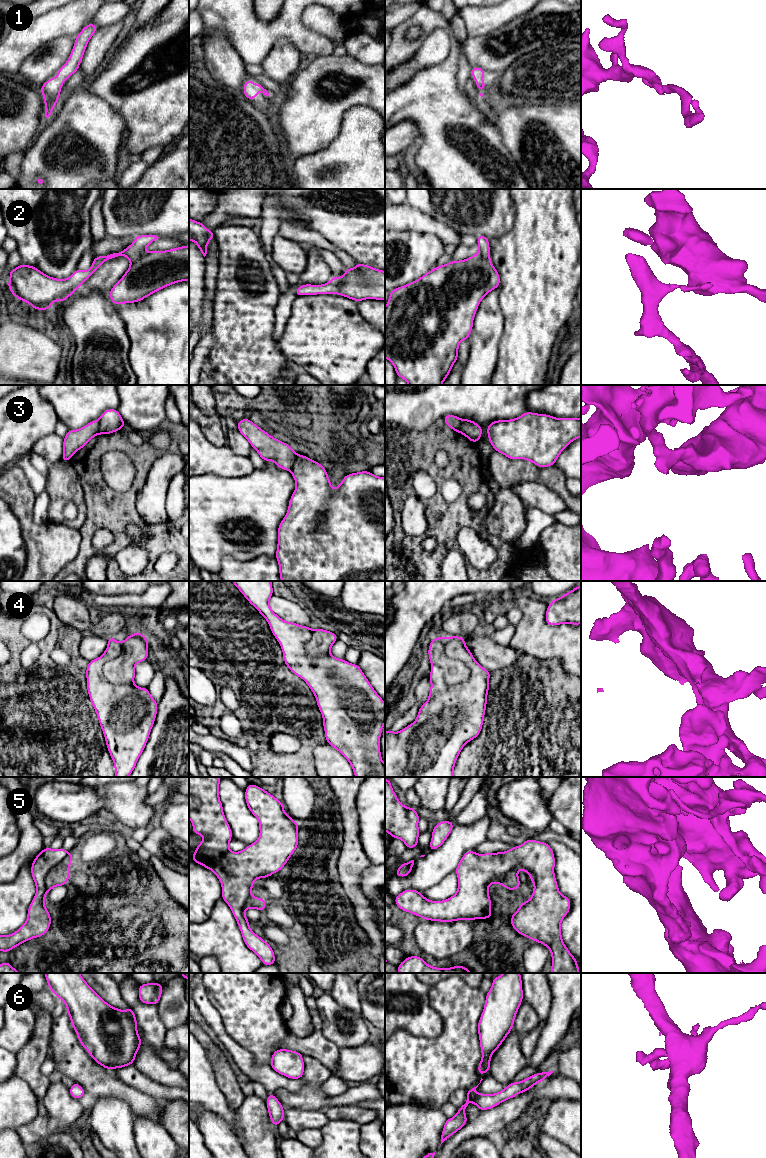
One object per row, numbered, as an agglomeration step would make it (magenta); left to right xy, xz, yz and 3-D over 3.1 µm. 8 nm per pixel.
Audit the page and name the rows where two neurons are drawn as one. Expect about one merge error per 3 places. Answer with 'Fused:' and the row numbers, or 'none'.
Fused: 2, 3, 4, 5

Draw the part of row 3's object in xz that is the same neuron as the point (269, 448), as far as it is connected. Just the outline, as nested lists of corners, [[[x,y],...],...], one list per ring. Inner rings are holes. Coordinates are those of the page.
[[[248,417],[238,421],[237,426],[238,431],[265,462],[273,461],[277,467],[288,471],[293,468],[298,454],[290,445],[269,435]]]

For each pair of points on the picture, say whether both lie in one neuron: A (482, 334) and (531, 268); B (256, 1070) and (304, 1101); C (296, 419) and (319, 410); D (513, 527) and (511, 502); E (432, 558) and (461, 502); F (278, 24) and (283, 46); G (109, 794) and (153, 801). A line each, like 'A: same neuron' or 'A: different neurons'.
A: different neurons
B: different neurons
C: different neurons
D: same neuron
E: same neuron
F: different neurons
G: different neurons

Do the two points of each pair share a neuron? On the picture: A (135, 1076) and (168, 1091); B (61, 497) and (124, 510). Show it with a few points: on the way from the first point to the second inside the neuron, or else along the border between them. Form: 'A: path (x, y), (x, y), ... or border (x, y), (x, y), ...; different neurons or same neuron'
A: path (143, 1083), (160, 1091); same neuron
B: border (79, 479), (86, 508), (86, 519), (82, 525); different neurons

